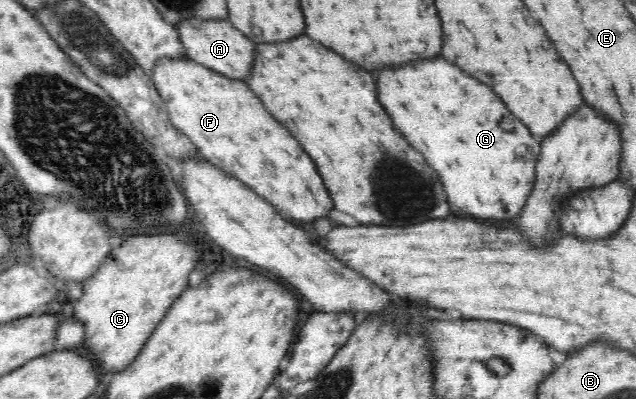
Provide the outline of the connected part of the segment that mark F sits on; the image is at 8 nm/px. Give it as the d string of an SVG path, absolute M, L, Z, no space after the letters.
M161 60L152 77L161 97L165 100L171 123L187 136L211 165L221 169L227 177L243 183L263 201L267 201L277 215L309 223L313 219L329 217L335 201L317 169L317 163L303 151L301 143L267 113L263 100L241 81L231 81L206 67L190 61Z

